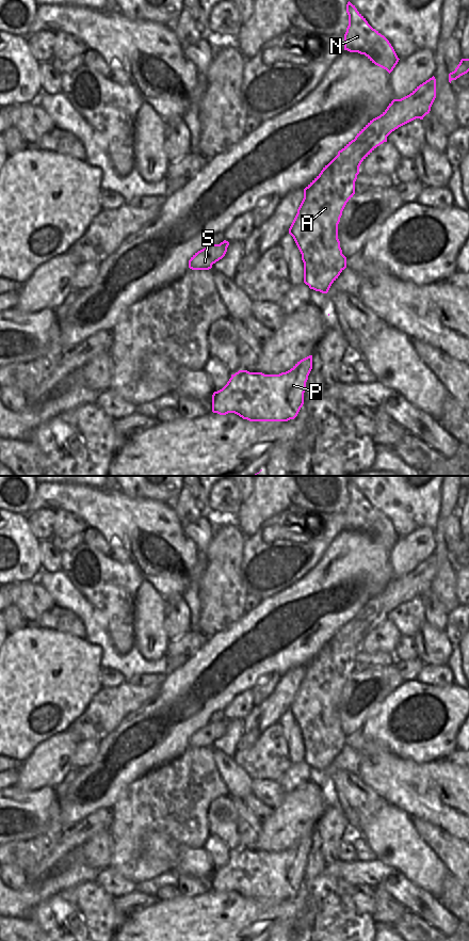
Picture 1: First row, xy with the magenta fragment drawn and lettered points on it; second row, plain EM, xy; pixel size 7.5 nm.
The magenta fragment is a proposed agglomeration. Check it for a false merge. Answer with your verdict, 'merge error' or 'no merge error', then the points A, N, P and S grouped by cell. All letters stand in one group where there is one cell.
merge error | A N P / S

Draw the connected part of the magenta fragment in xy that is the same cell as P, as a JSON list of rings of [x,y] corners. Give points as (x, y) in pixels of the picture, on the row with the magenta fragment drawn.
[[[309,355],[297,362],[290,370],[279,374],[264,374],[262,372],[249,372],[247,370],[239,370],[227,384],[212,395],[212,412],[220,415],[234,413],[249,421],[288,421],[294,419],[304,404],[304,393],[306,390],[306,382],[312,369],[312,355]]]

